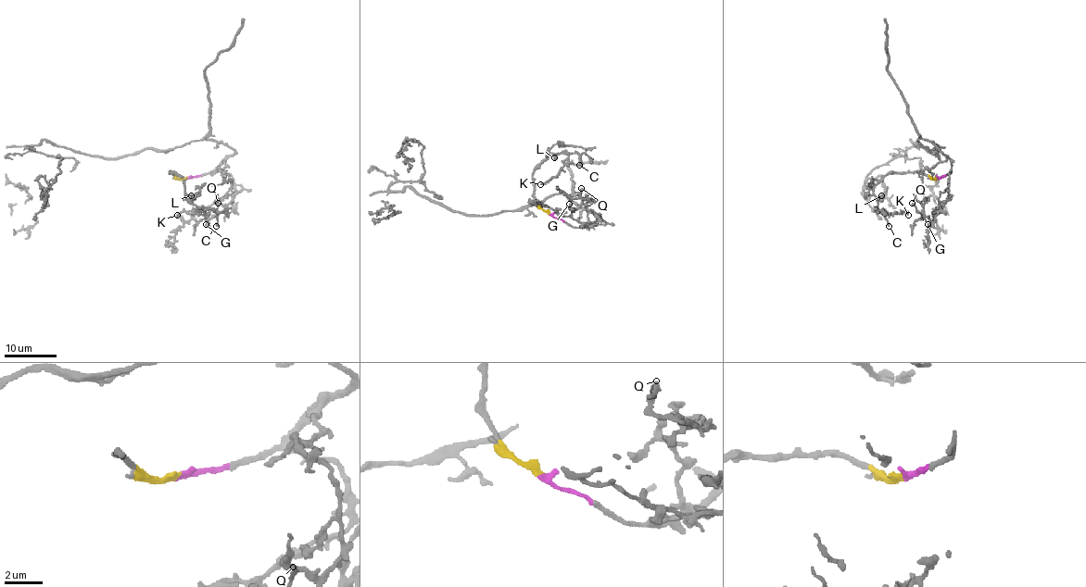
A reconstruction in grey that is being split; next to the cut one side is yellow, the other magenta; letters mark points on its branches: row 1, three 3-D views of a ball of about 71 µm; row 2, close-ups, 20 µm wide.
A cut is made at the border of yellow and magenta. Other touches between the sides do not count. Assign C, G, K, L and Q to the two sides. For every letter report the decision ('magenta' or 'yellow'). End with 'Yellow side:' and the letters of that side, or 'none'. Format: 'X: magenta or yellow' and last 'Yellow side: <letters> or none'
C: yellow
G: magenta
K: yellow
L: yellow
Q: magenta
Yellow side: C, K, L

